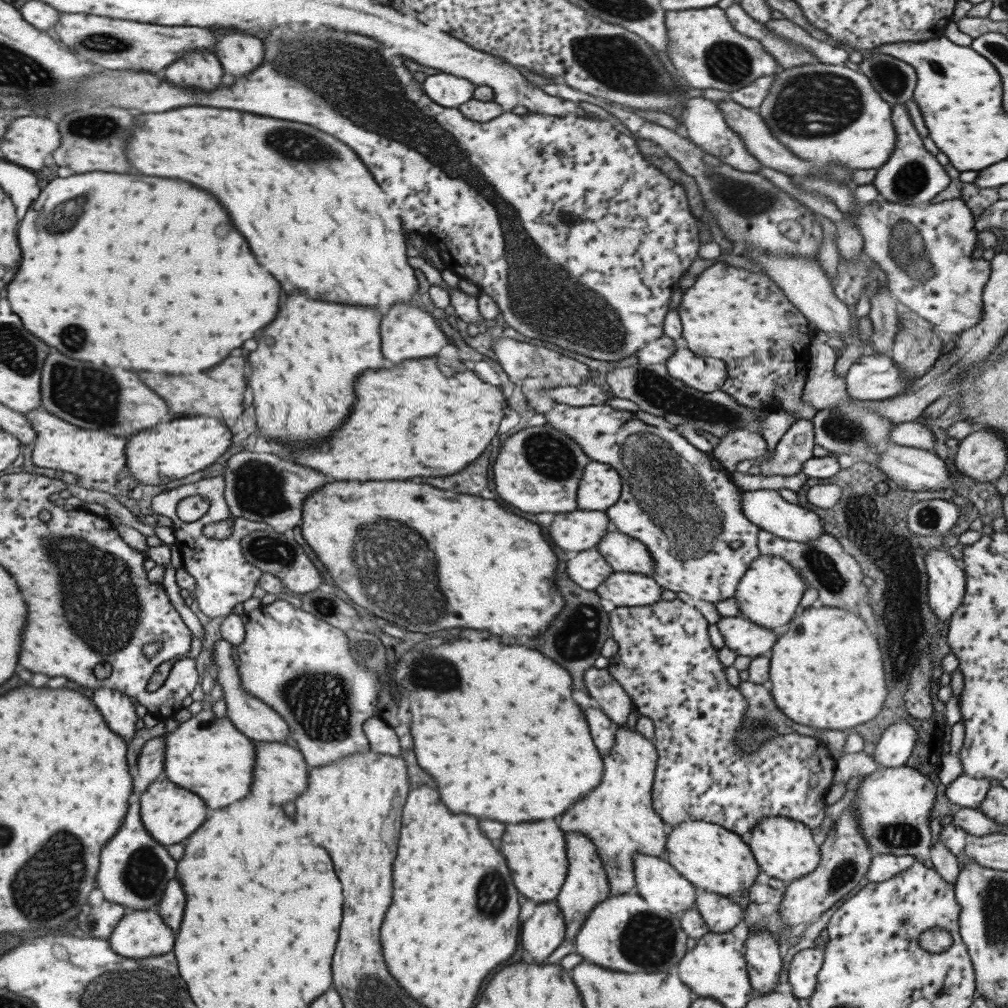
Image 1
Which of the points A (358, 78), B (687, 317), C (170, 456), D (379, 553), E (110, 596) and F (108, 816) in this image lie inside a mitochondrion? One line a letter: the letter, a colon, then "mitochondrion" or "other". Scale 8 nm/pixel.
A: mitochondrion
B: other
C: other
D: mitochondrion
E: mitochondrion
F: other

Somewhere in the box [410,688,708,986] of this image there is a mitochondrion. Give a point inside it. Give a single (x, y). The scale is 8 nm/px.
(648, 940)

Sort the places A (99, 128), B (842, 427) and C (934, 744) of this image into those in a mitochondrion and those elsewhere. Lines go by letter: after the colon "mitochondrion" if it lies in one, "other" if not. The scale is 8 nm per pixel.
A: mitochondrion
B: mitochondrion
C: other

